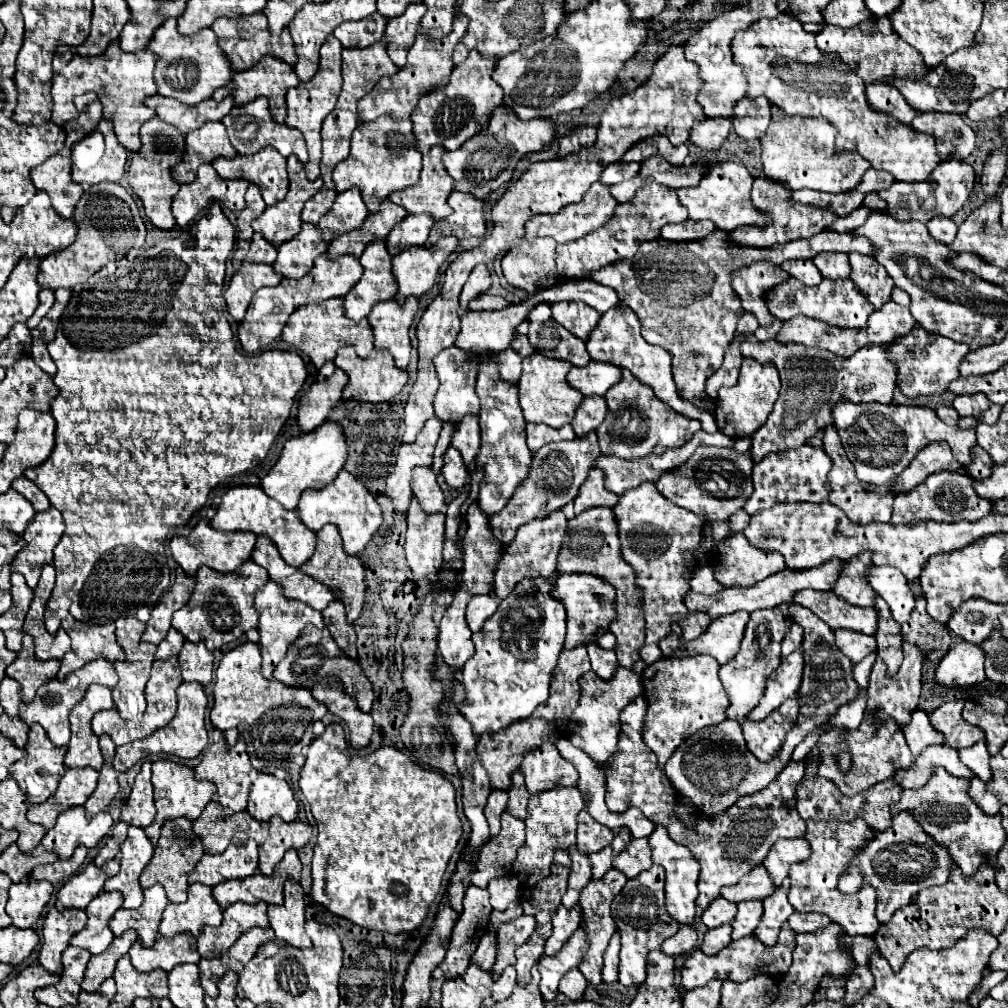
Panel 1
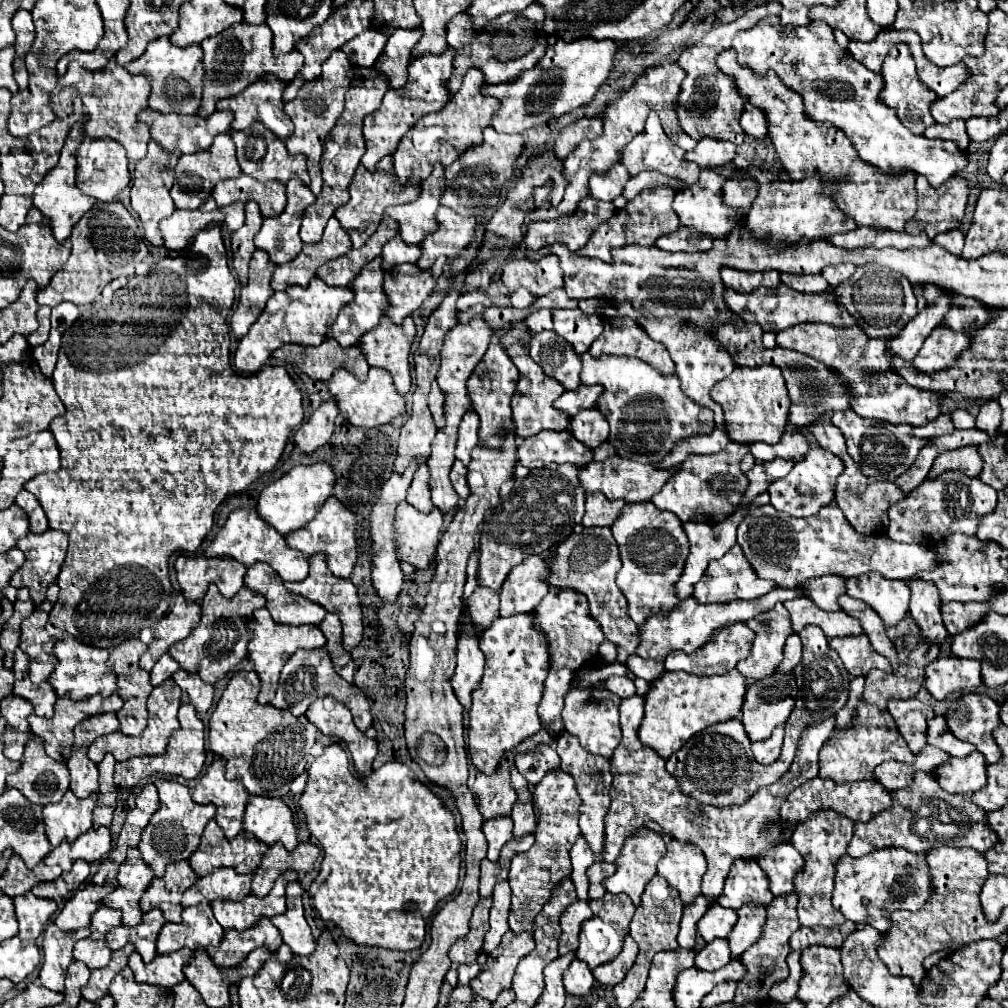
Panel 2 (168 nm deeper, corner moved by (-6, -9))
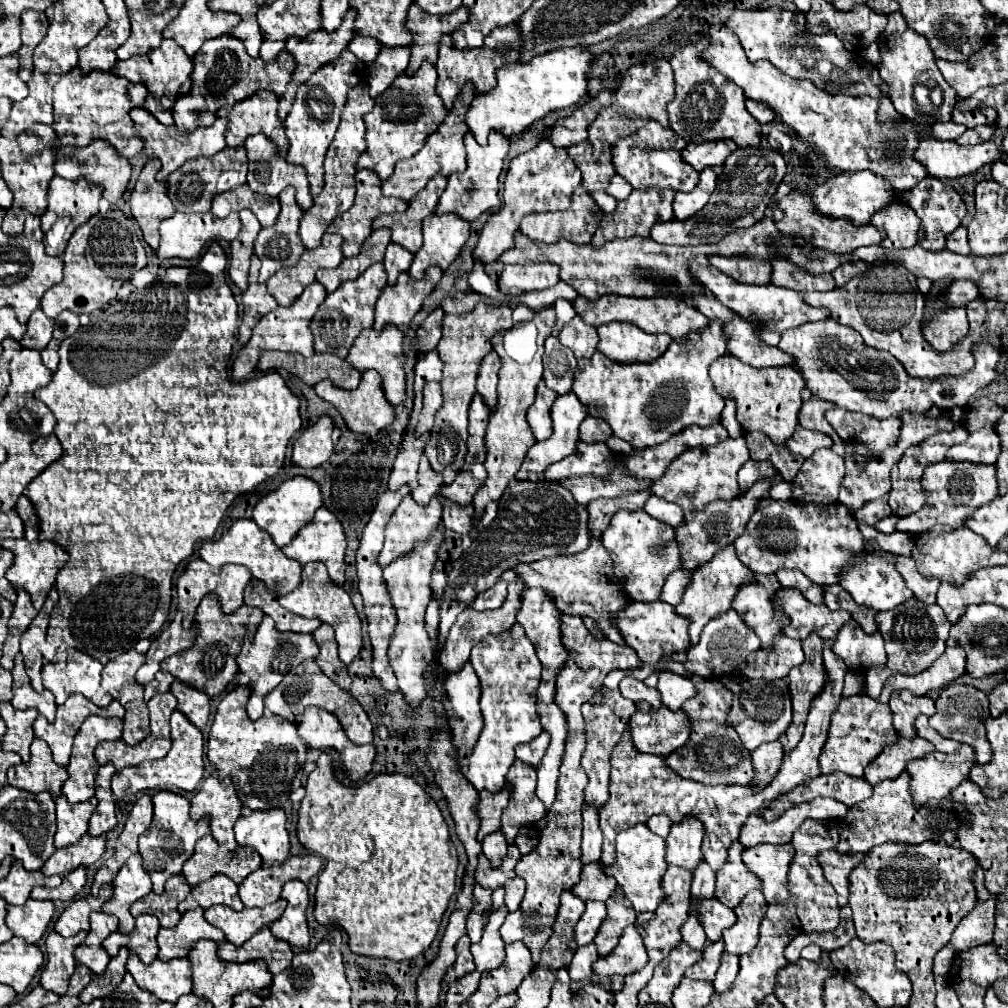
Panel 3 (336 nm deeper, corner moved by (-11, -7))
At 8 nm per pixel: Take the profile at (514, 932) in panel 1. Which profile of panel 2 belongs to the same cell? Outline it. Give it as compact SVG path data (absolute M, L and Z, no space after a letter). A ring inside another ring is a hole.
M510 932L504 934L502 944L498 950L488 954L488 960L478 974L478 982L470 982L470 988L476 996L494 1002L498 994L512 986L512 976L518 962L534 950L534 940L530 934L512 936Z

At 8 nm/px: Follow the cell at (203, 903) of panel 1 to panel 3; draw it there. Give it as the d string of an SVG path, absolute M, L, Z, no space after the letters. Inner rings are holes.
M195 908L183 914L181 922L175 928L161 928L157 934L159 944L159 960L183 958L193 948L193 942L199 938L209 938L213 942L225 940L219 928L207 924L203 916L203 908Z

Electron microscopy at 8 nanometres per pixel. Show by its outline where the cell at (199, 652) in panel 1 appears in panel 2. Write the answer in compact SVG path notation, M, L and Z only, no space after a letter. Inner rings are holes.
M182 670L172 674L174 682L182 690L182 702L192 704L196 712L206 712L212 706L212 696L214 696L214 686L202 682L200 678L194 678L194 674L186 674Z

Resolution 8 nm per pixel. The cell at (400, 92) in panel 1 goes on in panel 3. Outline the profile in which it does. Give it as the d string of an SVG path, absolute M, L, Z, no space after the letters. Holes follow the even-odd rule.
M427 60L421 64L421 68L413 74L401 74L391 84L389 92L375 98L377 108L369 114L365 114L365 126L367 126L367 140L369 146L357 160L357 168L369 168L381 176L381 180L387 180L399 160L405 160L419 152L423 148L427 136L435 132L435 128L445 120L447 108L443 106L443 100L439 100L439 94L435 92L437 86L437 72L435 66L431 66Z

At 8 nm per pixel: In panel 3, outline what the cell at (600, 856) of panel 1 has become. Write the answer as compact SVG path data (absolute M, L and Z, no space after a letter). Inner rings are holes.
M591 862L591 864L585 864L583 866L583 872L581 872L581 880L579 884L575 884L573 892L581 898L581 900L599 900L599 902L605 902L611 892L615 890L615 880L611 876L607 876L601 868L599 862Z

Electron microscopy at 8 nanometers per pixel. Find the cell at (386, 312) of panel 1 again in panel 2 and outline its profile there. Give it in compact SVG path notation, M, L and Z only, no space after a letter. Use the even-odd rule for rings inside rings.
M380 318L378 326L366 332L358 348L366 362L376 368L384 368L392 374L398 394L406 396L410 390L410 346L416 336L416 326L412 318L406 318L402 326L394 326L388 318Z

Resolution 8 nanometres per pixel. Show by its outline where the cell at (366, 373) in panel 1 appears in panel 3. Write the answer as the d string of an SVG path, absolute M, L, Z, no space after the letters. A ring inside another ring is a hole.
M365 372L361 378L361 384L357 390L343 390L343 388L335 388L329 380L323 380L319 384L315 384L317 394L331 402L343 416L345 424L359 434L377 434L379 430L391 426L391 422L395 420L395 406L385 398L383 386L381 386L381 376L377 372Z

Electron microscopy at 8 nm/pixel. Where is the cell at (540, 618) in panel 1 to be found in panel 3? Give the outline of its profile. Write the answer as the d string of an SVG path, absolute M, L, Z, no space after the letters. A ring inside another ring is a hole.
M513 624L507 632L499 636L485 636L471 650L471 664L481 680L481 714L485 728L475 744L469 758L469 770L465 778L475 786L475 790L499 792L505 786L505 776L515 760L515 746L529 742L543 732L535 700L541 680L541 664L535 656L535 646L527 640L527 634L519 624Z

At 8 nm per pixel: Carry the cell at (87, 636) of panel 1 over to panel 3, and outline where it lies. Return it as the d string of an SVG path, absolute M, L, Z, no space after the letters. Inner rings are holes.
M69 648L67 664L43 664L43 686L55 694L55 702L63 704L69 694L79 692L97 706L109 706L111 696L101 688L101 662Z

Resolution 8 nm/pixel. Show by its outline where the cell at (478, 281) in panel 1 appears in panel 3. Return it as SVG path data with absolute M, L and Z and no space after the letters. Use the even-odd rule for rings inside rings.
M543 138L537 148L515 156L505 176L503 208L495 212L483 226L473 256L481 264L493 264L505 250L515 246L515 232L519 230L523 216L533 212L547 212L547 210L549 212L567 210L571 204L571 192L579 184L581 184L581 172L575 166L575 162L569 158L565 150L557 150L547 138Z

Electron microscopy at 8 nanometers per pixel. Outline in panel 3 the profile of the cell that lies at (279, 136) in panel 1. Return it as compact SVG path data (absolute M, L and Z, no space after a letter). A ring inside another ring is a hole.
M253 134L253 136L249 136L249 138L245 140L245 148L247 148L247 158L249 158L247 184L249 184L249 188L251 188L253 192L257 192L257 194L277 196L285 186L291 184L291 186L295 186L295 190L297 190L295 198L297 198L299 206L301 206L303 210L311 208L311 204L313 204L313 196L311 196L311 190L309 190L311 186L309 186L307 172L305 172L303 166L287 164L287 162L279 156L275 144L271 144L271 140L267 140L267 136L263 136L263 134Z

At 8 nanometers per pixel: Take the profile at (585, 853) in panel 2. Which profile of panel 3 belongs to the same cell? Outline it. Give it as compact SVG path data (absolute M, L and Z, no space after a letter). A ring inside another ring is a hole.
M583 808L583 844L581 844L581 860L583 864L595 862L601 856L601 830L599 830L599 814L595 808Z

